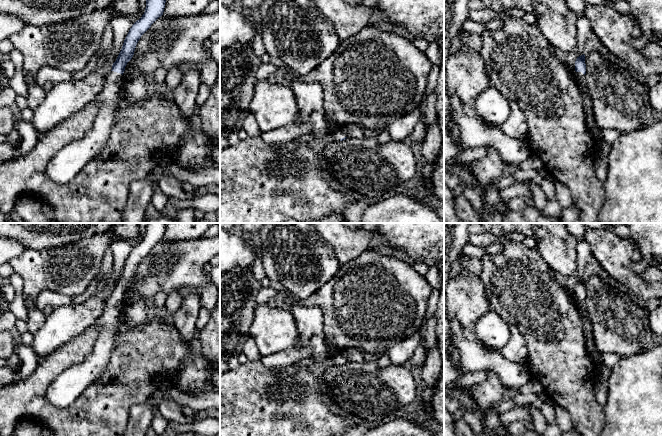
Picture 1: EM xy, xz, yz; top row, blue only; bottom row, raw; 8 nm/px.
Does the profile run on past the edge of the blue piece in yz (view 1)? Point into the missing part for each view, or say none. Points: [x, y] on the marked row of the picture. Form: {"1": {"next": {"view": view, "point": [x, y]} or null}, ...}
{"1": {"next": {"view": "yz", "point": [590, 121]}}}

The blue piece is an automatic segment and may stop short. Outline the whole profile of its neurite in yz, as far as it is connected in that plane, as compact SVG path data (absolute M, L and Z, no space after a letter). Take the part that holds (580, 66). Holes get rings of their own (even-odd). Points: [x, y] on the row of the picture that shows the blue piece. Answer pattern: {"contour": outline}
{"contour": "M584 54L577 57L575 61L575 71L576 71L576 79L578 82L578 88L582 96L584 115L585 115L585 124L588 131L598 141L599 131L597 129L596 119L593 114L592 97L585 83L586 64L585 64Z"}

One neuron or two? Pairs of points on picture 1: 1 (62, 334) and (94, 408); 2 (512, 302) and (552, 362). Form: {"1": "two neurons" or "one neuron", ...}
{"1": "two neurons", "2": "one neuron"}

